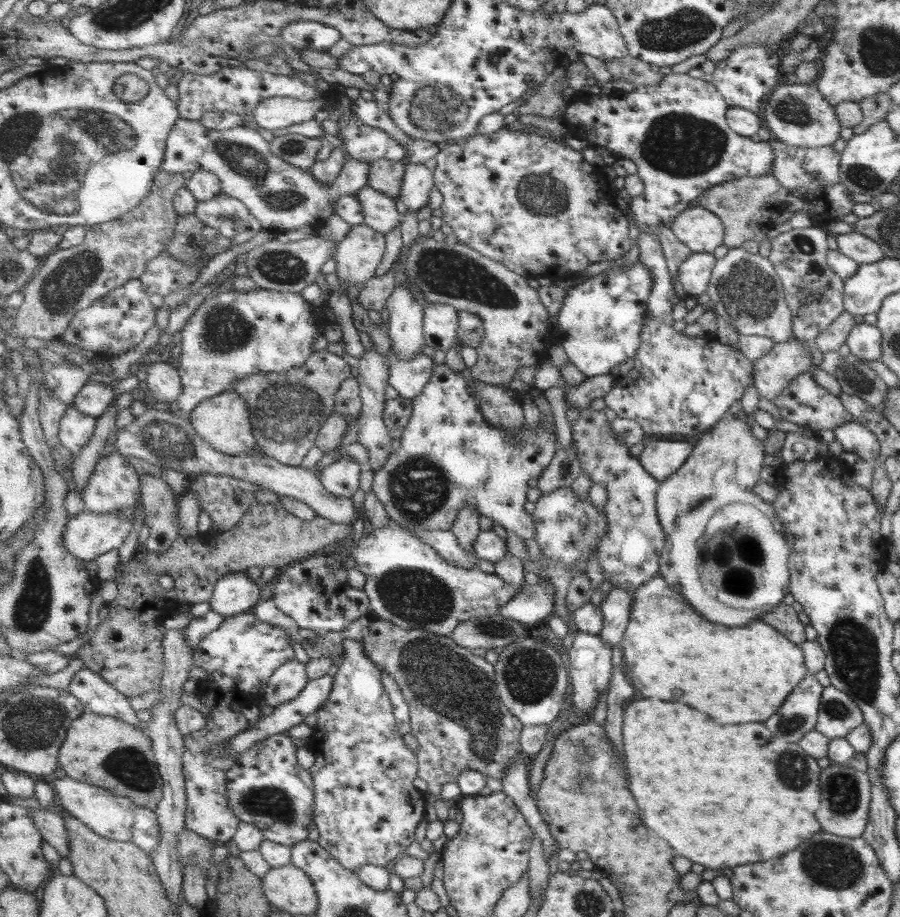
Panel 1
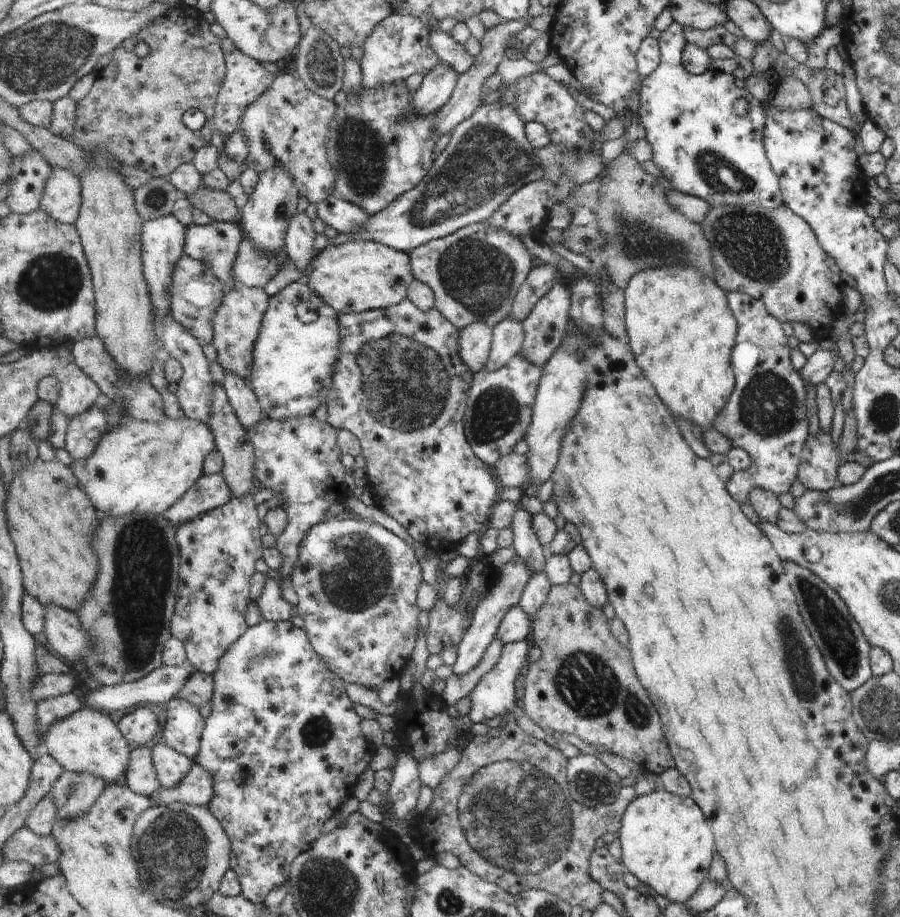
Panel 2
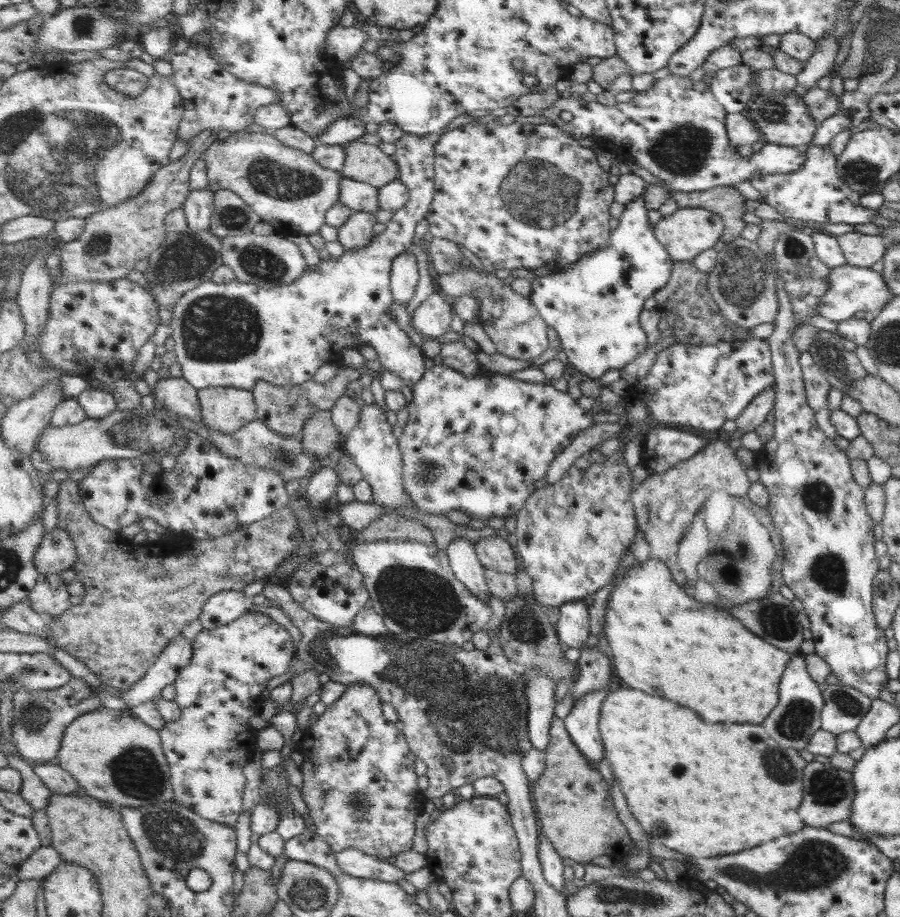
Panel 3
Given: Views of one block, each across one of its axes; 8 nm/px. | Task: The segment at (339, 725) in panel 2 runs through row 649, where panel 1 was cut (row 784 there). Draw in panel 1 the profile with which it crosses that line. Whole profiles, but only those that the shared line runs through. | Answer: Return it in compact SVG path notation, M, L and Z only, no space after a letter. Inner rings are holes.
M285 733L275 734L269 738L257 742L249 750L239 754L237 762L233 764L227 774L227 786L229 786L229 802L233 813L239 817L240 822L255 823L265 839L278 842L283 845L293 846L307 839L309 836L309 824L314 823L315 810L315 782L309 769L302 768L297 762L297 746L291 742Z

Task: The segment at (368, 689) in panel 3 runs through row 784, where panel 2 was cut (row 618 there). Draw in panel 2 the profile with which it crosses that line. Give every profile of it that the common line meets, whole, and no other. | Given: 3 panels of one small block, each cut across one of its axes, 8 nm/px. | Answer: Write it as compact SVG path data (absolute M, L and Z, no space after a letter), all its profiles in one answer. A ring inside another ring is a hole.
M347 513L311 528L303 539L293 572L303 629L317 654L339 678L346 683L375 689L387 680L402 676L403 669L414 658L421 614L417 590L419 585L425 584L415 550L408 542L380 524Z

